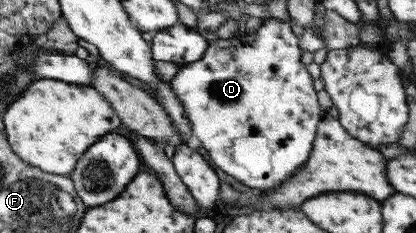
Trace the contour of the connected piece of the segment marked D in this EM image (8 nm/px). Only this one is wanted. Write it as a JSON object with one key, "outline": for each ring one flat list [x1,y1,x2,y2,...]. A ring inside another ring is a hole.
{"outline":[[268,18,261,22,261,26,255,32,243,36,238,35,232,39,218,38,214,40,209,44,207,52,200,61,195,61,191,64,182,64,174,79,171,79,171,86,192,122,193,135,201,142,201,147,206,150,212,162,220,170,240,181,244,186,258,189,261,193,266,193,266,191,270,193,274,189,280,189,280,185,284,185,284,180,287,180,292,173,298,171,298,169,302,169,306,165,306,162,310,159,312,147,314,147,315,133,318,131,318,125,322,122,322,117,326,113,316,103,316,93,312,89,312,78,308,75,306,66,302,65,298,59,300,59,298,41,292,35,288,23,282,23,282,20,277,18]]}

